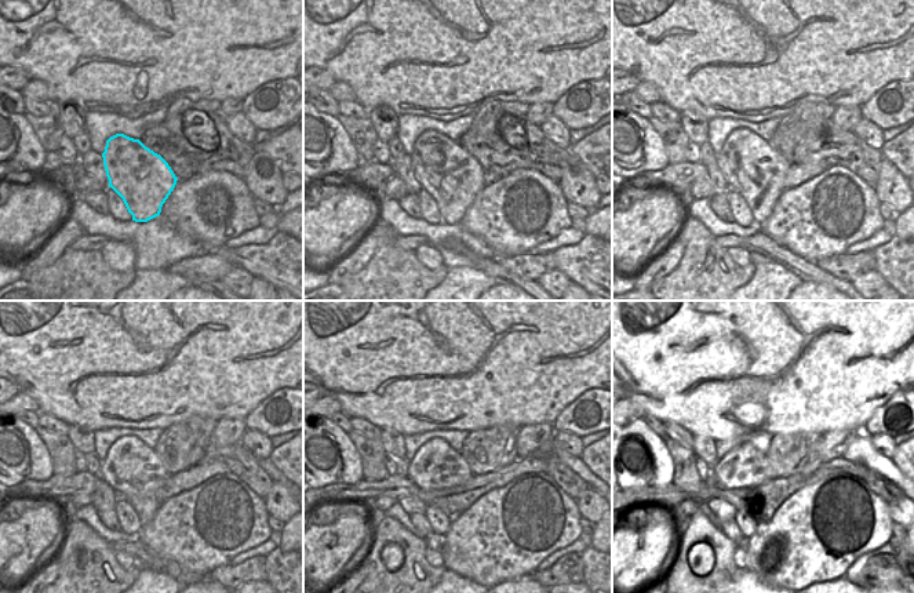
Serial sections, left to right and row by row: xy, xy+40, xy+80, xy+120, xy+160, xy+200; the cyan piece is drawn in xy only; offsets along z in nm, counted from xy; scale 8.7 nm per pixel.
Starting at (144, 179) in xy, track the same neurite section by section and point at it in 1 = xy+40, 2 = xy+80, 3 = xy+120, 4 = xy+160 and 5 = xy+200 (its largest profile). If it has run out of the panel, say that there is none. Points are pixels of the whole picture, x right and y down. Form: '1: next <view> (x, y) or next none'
1: next xy+40 (452, 177)
2: next xy+80 (753, 167)
3: next xy+120 (133, 469)
4: next xy+160 (436, 465)
5: next xy+200 (743, 466)

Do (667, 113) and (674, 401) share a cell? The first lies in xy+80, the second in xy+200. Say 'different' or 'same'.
different

